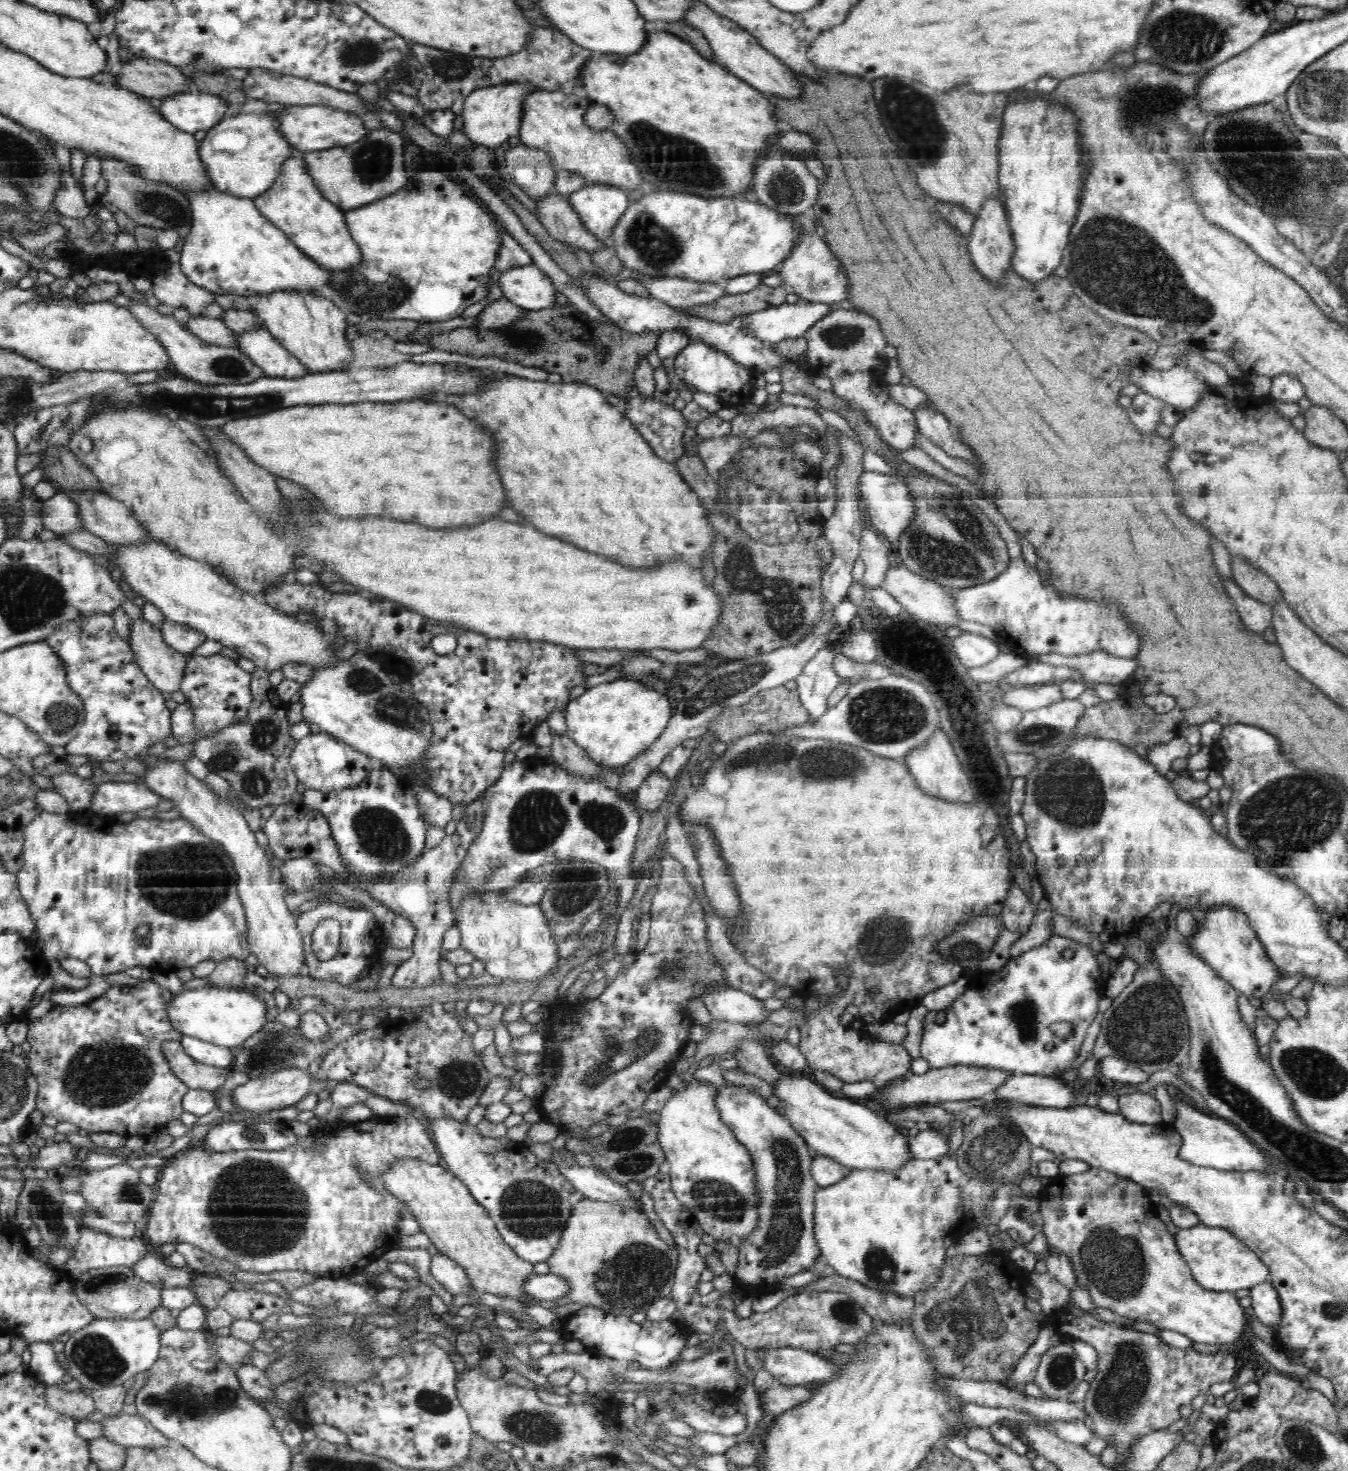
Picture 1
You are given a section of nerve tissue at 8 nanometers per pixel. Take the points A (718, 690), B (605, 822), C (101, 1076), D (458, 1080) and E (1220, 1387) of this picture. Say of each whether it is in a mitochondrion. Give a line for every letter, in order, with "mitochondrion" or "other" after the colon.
A: mitochondrion
B: mitochondrion
C: mitochondrion
D: mitochondrion
E: other

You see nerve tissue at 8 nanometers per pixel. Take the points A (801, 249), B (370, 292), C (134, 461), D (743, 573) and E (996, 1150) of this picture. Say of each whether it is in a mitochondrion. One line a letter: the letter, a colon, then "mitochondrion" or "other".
A: other
B: mitochondrion
C: other
D: mitochondrion
E: mitochondrion

